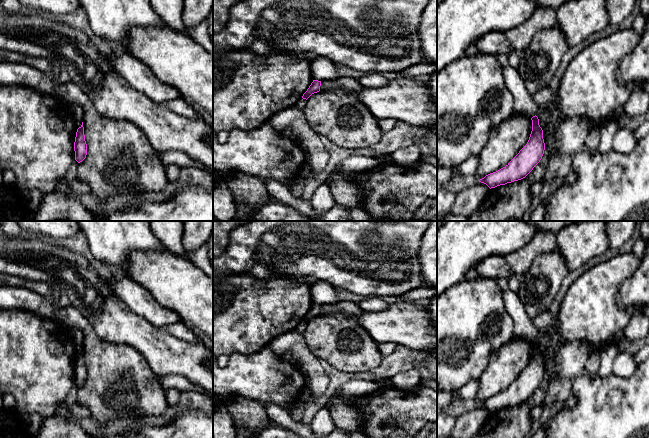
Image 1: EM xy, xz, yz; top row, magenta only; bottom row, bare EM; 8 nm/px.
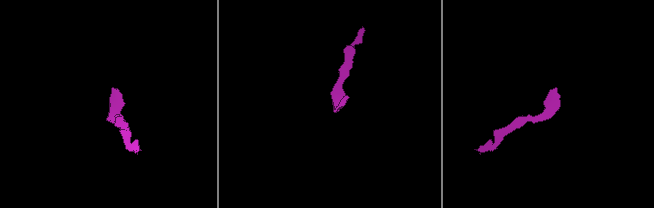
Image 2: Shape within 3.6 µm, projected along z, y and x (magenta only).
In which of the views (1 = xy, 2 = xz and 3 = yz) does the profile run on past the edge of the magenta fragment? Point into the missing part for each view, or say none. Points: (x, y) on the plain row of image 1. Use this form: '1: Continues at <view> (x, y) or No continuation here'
1: No continuation here
2: No continuation here
3: No continuation here

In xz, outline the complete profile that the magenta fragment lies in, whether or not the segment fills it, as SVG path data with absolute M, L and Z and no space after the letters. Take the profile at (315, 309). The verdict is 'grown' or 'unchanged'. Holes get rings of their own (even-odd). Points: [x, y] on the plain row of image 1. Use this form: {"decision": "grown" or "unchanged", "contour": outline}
{"decision": "unchanged", "contour": "M313 304L307 315L303 318L303 323L308 323L312 318L320 315L321 305Z"}

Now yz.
{"decision": "unchanged", "contour": "M536 339L531 344L532 355L527 368L505 391L486 399L479 406L486 408L491 413L518 405L525 402L540 386L545 374L543 354Z"}

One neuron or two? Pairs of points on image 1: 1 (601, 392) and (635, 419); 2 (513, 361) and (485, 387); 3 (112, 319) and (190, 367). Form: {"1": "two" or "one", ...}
{"1": "one", "2": "one", "3": "one"}

